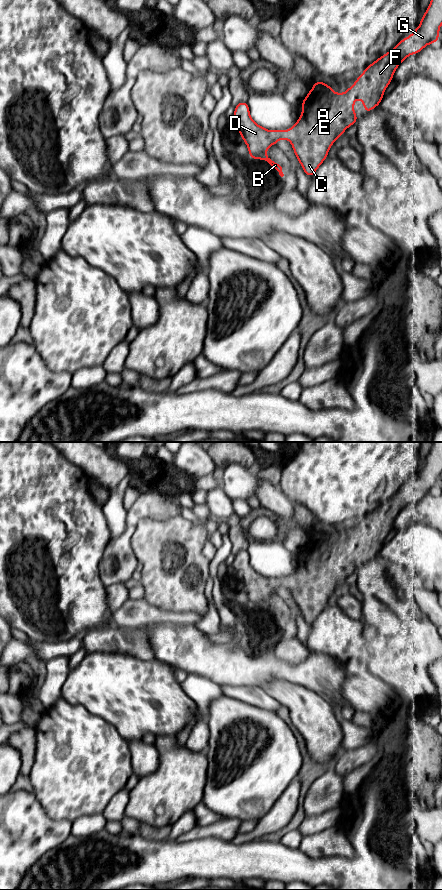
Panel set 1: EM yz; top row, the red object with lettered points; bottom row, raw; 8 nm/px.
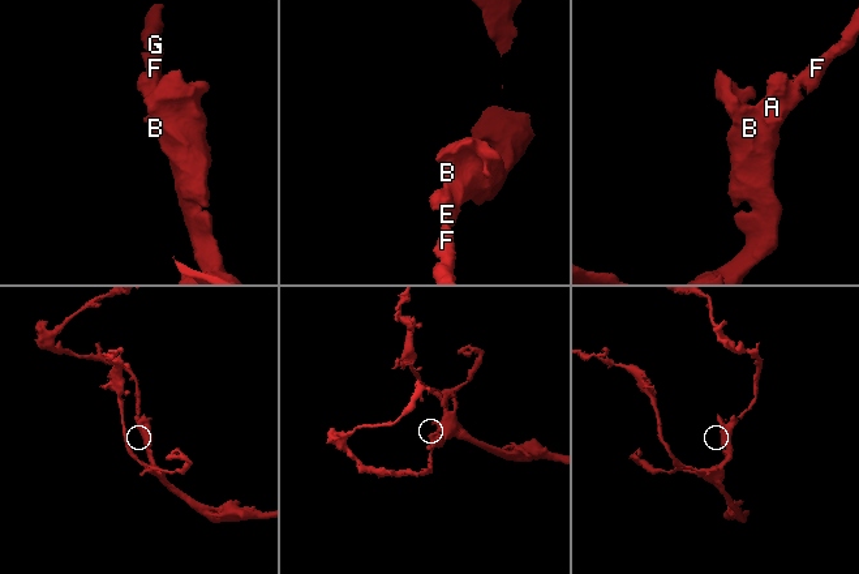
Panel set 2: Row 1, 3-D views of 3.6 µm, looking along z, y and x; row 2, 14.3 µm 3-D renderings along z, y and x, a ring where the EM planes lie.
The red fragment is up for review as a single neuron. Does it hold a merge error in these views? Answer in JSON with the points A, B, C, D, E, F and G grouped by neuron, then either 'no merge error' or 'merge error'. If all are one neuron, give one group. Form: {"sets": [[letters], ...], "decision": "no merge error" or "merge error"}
{"sets": [["A", "B", "C", "D", "E", "F", "G"]], "decision": "no merge error"}

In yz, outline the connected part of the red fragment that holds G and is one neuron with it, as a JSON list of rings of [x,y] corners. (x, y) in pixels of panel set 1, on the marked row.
[[[431,0],[418,28],[391,51],[367,66],[343,95],[334,93],[326,83],[315,81],[301,104],[301,117],[288,131],[266,130],[251,119],[247,102],[238,103],[233,124],[249,149],[250,159],[267,161],[283,177],[282,167],[266,155],[266,149],[277,144],[278,140],[288,139],[304,172],[311,178],[327,158],[334,141],[349,126],[356,124],[358,116],[353,107],[355,99],[364,102],[365,114],[379,106],[396,68],[407,56],[418,54],[426,45],[436,43],[441,24],[442,0]]]

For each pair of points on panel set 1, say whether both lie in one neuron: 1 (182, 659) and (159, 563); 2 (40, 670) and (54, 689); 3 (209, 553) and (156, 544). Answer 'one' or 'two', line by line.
1: two
2: two
3: two

